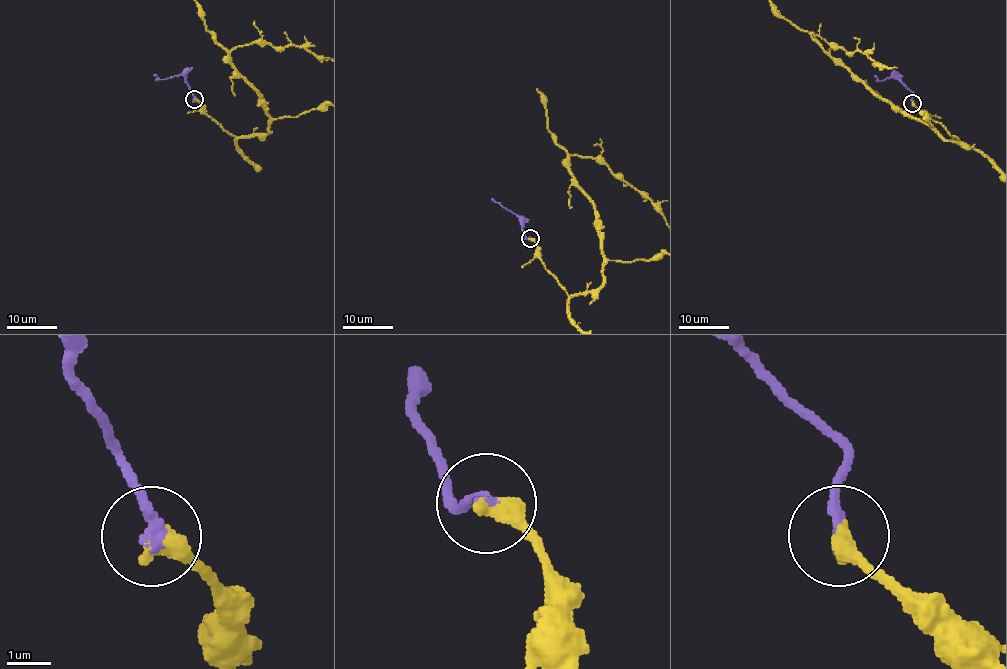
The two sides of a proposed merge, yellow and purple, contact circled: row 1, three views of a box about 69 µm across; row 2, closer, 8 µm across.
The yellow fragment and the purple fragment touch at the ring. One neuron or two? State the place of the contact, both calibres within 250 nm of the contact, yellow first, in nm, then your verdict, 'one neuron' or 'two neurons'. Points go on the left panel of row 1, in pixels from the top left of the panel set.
(194, 99) | 460/280 nm | one neuron

